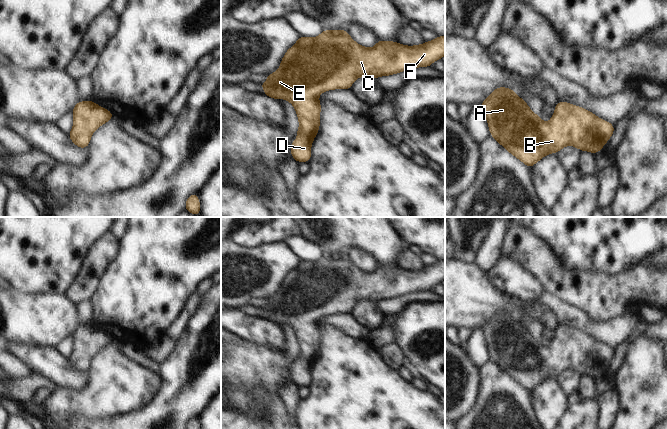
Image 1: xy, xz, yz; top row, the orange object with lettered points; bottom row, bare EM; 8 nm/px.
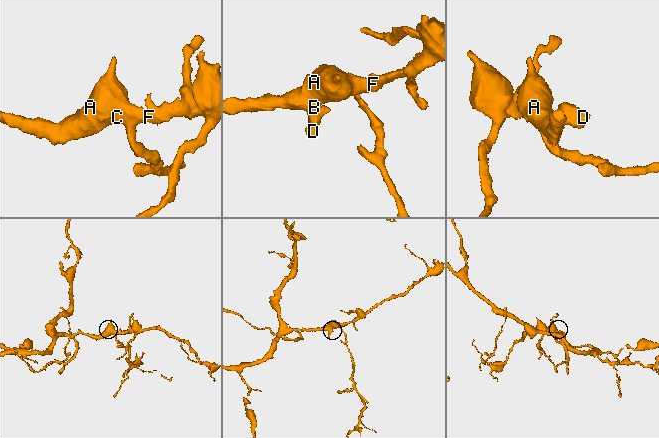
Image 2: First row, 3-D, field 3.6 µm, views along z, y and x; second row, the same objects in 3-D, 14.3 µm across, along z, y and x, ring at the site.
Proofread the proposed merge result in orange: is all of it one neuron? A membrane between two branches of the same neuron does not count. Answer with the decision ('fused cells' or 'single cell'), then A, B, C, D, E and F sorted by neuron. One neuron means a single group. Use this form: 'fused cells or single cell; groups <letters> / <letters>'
single cell; groups A B C D E F

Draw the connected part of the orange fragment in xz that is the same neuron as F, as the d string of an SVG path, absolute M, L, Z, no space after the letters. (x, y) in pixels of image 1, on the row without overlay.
M323 254L314 262L300 260L281 284L280 292L260 308L266 320L289 325L297 336L299 353L297 364L291 366L291 379L297 386L309 386L311 369L320 350L321 328L319 319L328 314L348 314L359 301L378 302L408 293L430 291L445 279L445 260L421 269L406 270L394 265L378 264L372 272L356 267L346 254Z

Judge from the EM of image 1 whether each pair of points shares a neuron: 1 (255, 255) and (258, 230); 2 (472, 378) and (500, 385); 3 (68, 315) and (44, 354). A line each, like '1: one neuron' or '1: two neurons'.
1: two neurons
2: two neurons
3: two neurons

